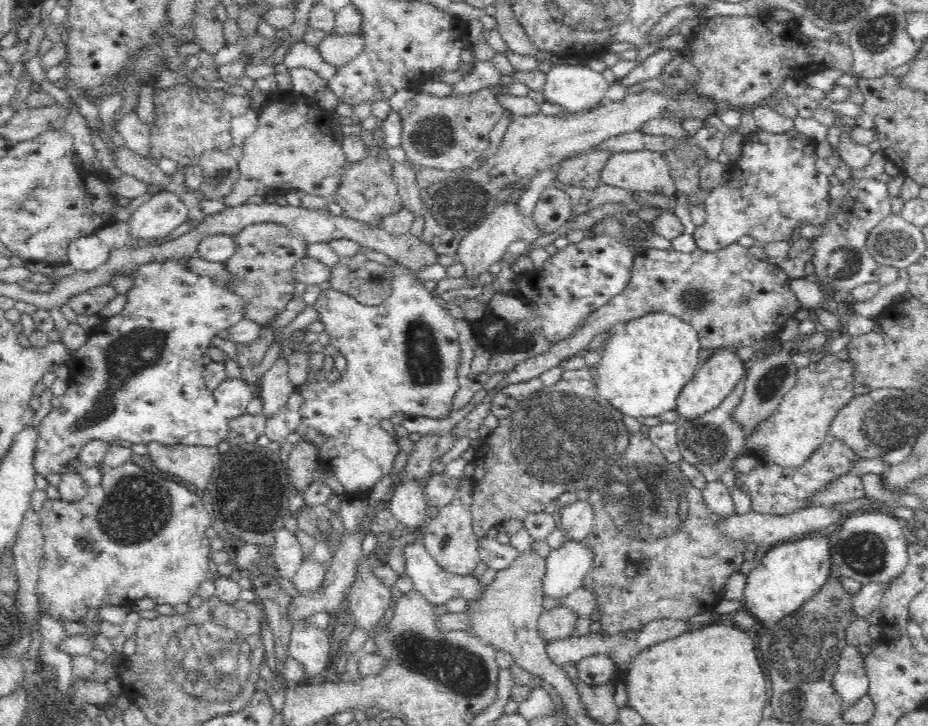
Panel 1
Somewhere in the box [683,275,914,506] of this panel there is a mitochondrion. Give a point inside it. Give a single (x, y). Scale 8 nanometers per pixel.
(770, 383)

